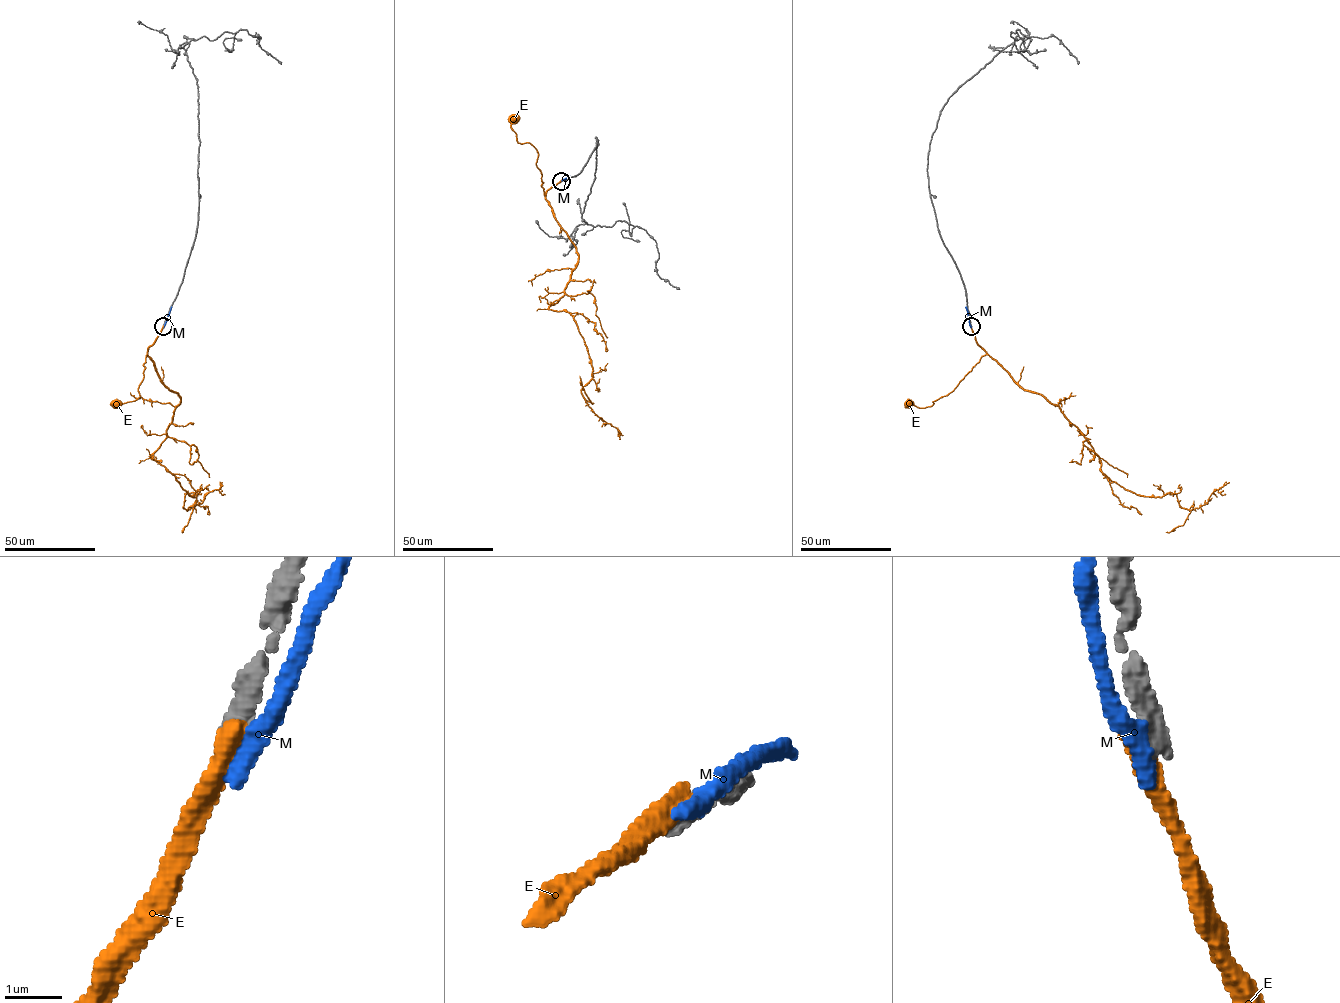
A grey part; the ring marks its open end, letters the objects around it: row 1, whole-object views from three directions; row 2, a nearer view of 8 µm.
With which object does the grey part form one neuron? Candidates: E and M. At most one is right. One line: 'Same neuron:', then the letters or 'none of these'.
Same neuron: none of these

